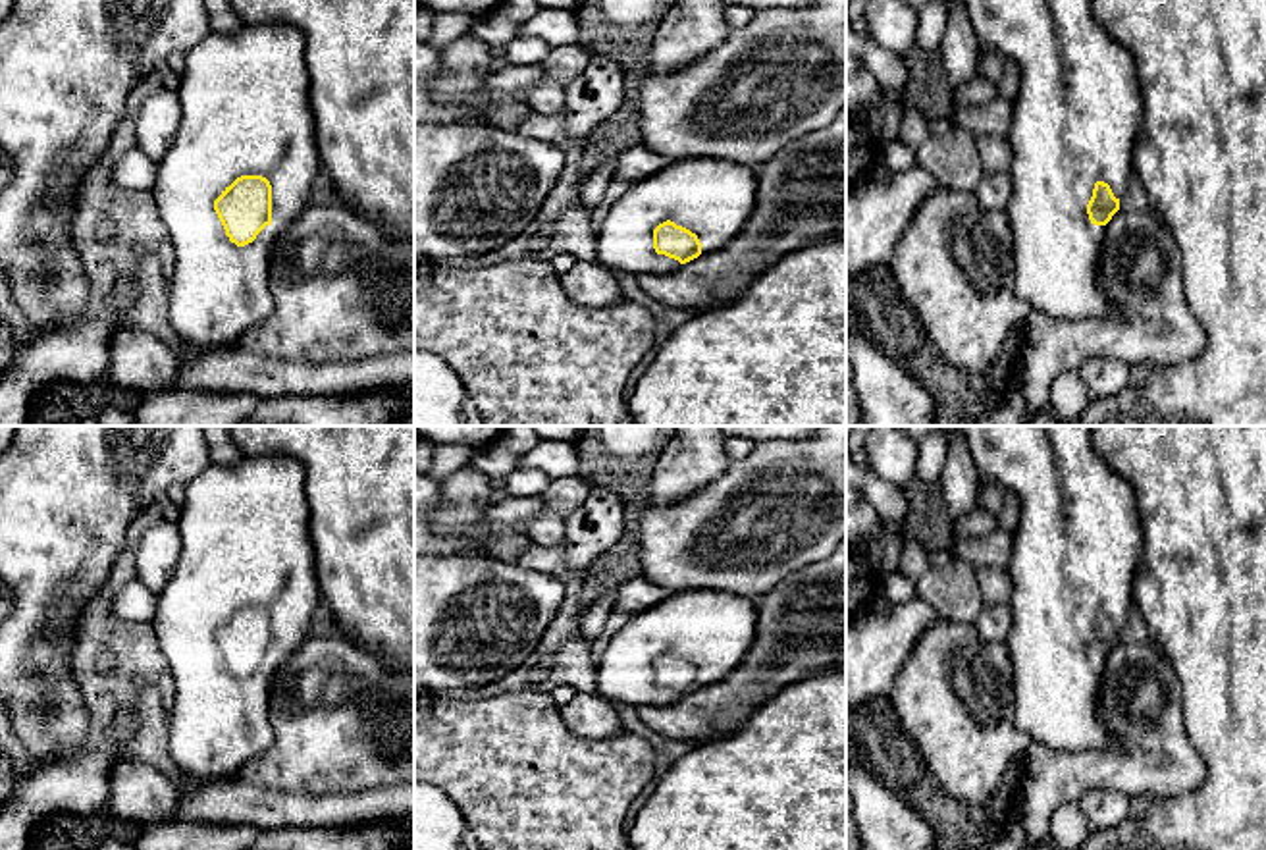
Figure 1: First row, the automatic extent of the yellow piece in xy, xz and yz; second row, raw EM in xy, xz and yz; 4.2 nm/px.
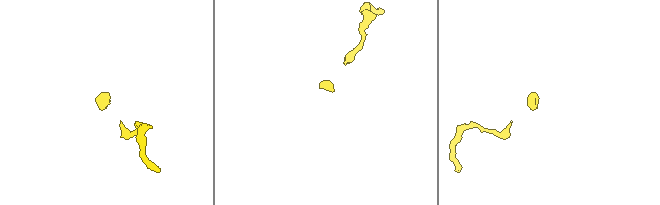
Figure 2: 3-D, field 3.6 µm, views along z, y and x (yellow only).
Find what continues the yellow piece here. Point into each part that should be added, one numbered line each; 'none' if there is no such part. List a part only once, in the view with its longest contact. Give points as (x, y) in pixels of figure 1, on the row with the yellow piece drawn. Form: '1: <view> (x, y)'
1: xy (245, 110)

